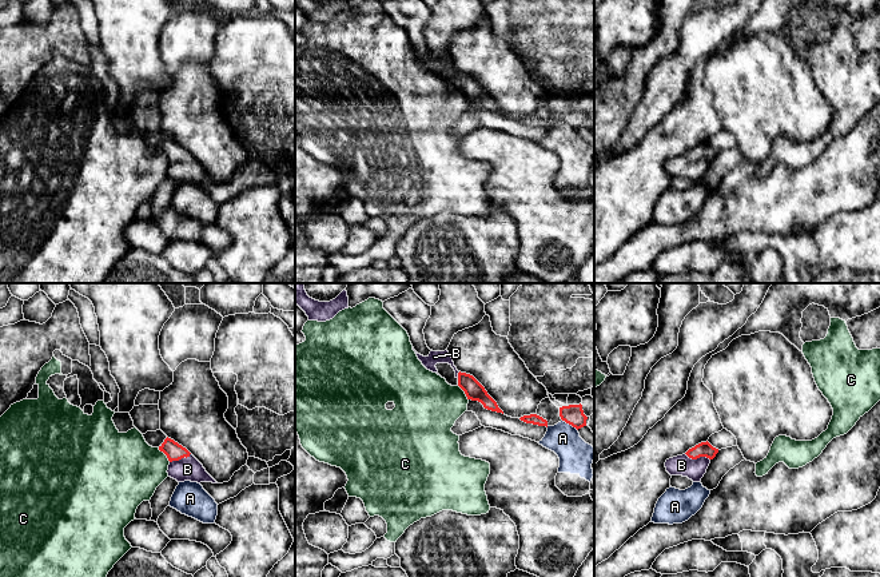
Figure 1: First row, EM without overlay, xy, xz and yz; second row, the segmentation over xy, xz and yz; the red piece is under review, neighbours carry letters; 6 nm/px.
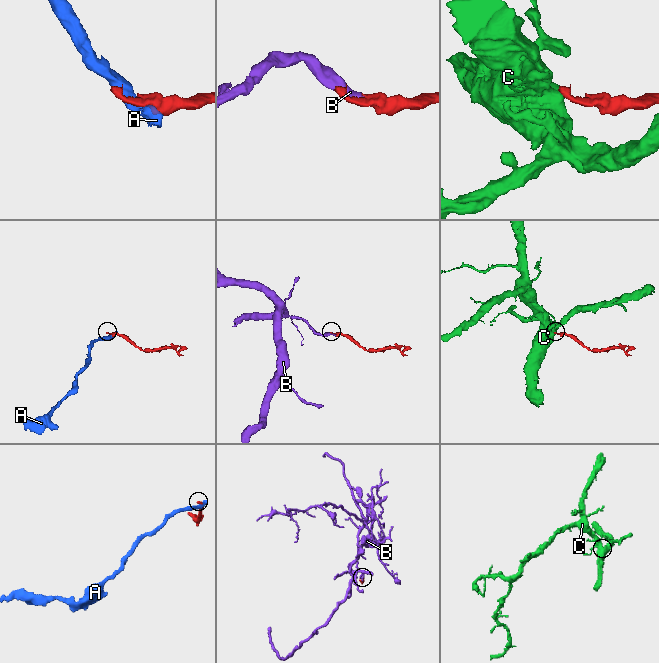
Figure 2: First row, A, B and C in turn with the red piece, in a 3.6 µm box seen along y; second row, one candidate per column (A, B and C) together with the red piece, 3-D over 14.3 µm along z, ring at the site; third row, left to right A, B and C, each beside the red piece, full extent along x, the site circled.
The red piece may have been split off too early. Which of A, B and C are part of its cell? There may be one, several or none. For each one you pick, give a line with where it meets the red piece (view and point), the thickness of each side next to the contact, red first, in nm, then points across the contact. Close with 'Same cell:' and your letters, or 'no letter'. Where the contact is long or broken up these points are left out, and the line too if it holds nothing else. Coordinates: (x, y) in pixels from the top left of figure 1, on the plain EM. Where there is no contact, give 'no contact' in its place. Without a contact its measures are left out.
B: yz (697, 158) | 90/130 nm
Same cell: B

